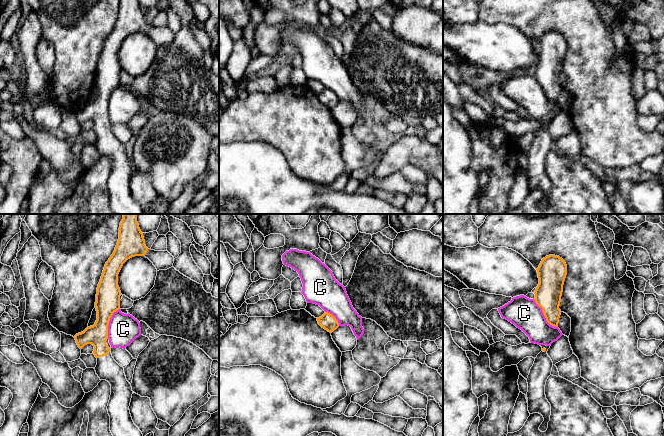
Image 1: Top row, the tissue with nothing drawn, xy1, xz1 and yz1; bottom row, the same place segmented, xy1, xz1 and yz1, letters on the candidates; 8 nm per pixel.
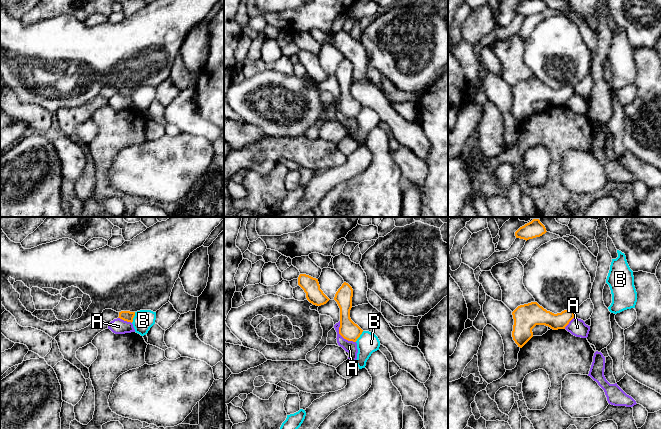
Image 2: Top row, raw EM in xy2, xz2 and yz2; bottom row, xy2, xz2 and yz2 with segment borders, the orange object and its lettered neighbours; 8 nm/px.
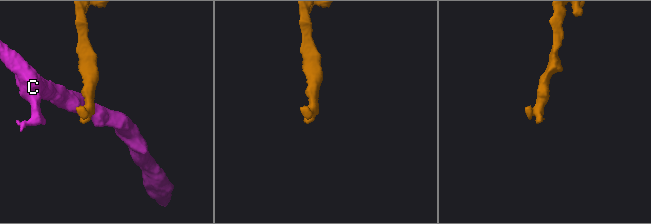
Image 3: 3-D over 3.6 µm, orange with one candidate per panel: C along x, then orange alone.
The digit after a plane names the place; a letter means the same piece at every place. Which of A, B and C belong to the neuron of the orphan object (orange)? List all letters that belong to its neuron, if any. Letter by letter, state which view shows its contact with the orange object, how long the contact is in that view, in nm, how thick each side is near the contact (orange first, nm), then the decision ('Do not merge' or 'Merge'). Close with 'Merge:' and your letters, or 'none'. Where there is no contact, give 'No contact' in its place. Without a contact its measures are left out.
A: Touches orange in xz2. Shared border 220 nm. Thickness 150 nm (orange) against 100 nm. Do not merge
B: Touches orange in xy2. Shared border 90 nm. Thickness 90 nm (orange) against 160 nm. Do not merge
C: Touches orange in yz1. Shared border 300 nm. Thickness 220 nm (orange) against 240 nm. Do not merge
Merge: none

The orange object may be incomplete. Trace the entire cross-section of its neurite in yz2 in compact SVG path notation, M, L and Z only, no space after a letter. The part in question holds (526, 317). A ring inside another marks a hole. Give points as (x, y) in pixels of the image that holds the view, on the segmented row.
M537 302L518 306L513 312L512 337L518 347L522 348L532 337L532 329L536 325L545 325L553 330L565 329L574 318L574 312L564 310L554 314L547 311Z

